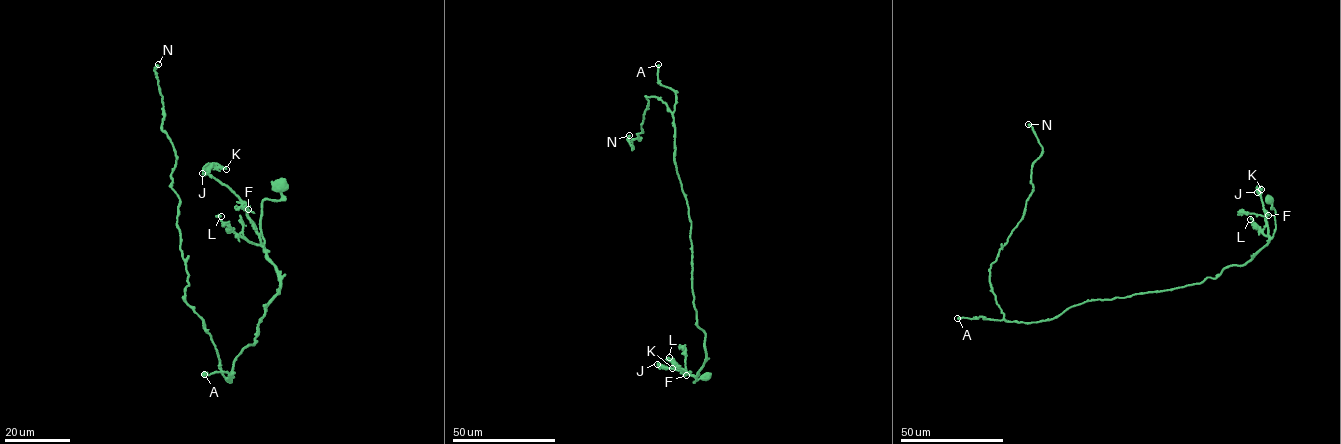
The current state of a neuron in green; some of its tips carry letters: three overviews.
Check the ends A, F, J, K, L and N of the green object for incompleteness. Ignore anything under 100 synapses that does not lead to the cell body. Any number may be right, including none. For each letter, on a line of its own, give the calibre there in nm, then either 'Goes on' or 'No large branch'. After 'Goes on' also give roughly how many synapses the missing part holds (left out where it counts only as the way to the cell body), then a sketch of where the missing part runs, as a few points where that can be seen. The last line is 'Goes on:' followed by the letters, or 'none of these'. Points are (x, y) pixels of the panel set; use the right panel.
A: Thickness 550 nm. Goes on. Roughly 110 synapses. Course of what is missing: (957, 318), (940, 321), (946, 310), (954, 312), (955, 324), (974, 356)
F: Thickness 160 nm. No large branch
J: Thickness 220 nm. No large branch
K: Thickness 260 nm. No large branch
L: Thickness 280 nm. No large branch
N: Thickness 460 nm. No large branch
Goes on: A

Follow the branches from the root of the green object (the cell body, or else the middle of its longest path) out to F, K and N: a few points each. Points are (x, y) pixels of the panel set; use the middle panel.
F: (707, 375), (706, 379), (698, 378), (694, 383), (694, 375), (686, 375)
K: (707, 375), (706, 379), (698, 378), (694, 383), (694, 375), (672, 368)
N: (707, 375), (694, 383), (705, 334), (667, 104), (646, 97), (632, 149), (629, 135)

